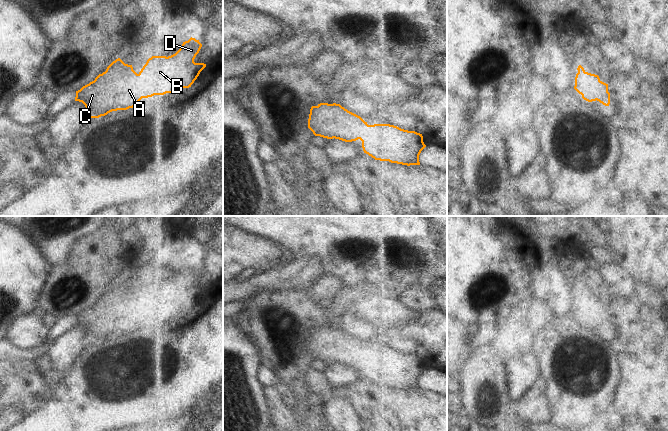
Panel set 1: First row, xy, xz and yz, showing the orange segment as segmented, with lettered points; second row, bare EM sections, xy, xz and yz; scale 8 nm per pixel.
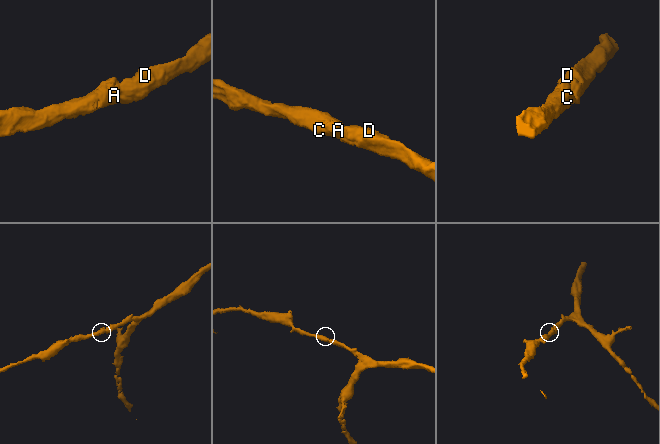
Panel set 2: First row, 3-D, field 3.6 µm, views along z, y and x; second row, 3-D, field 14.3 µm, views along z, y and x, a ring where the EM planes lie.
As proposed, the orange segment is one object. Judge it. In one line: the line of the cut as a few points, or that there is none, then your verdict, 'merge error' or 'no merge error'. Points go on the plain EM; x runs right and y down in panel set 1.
no cut; no merge error

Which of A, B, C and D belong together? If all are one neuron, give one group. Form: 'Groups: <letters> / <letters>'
Groups: A B C D

